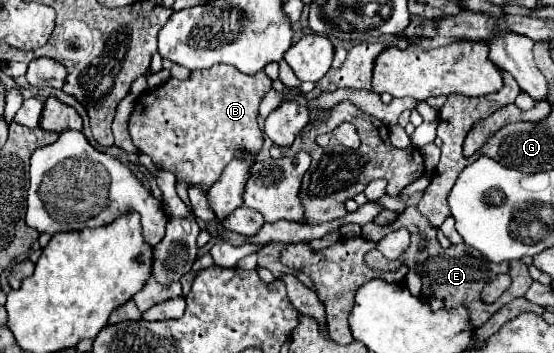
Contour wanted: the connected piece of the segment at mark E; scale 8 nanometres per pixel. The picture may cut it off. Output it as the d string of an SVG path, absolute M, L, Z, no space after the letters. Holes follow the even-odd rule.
M407 207L391 225L395 225L395 229L405 227L411 233L411 245L407 247L407 251L403 253L405 263L409 265L409 269L417 271L417 275L421 275L423 283L427 285L427 279L435 279L431 281L431 295L441 299L445 303L445 307L459 307L465 305L471 311L471 321L481 327L483 323L487 323L491 319L493 313L499 311L499 307L503 307L505 303L497 303L497 305L485 305L481 301L481 289L485 283L489 283L491 279L495 279L495 275L505 273L513 279L513 285L517 285L517 297L525 295L525 291L531 287L533 279L527 273L527 265L523 265L521 261L505 261L505 263L491 263L489 259L481 257L481 253L477 253L477 249L467 247L465 243L461 245L451 245L449 249L443 249L437 241L437 229L433 225L429 225L429 219L423 217L419 213L417 207ZM417 231L425 233L425 251L417 253Z

